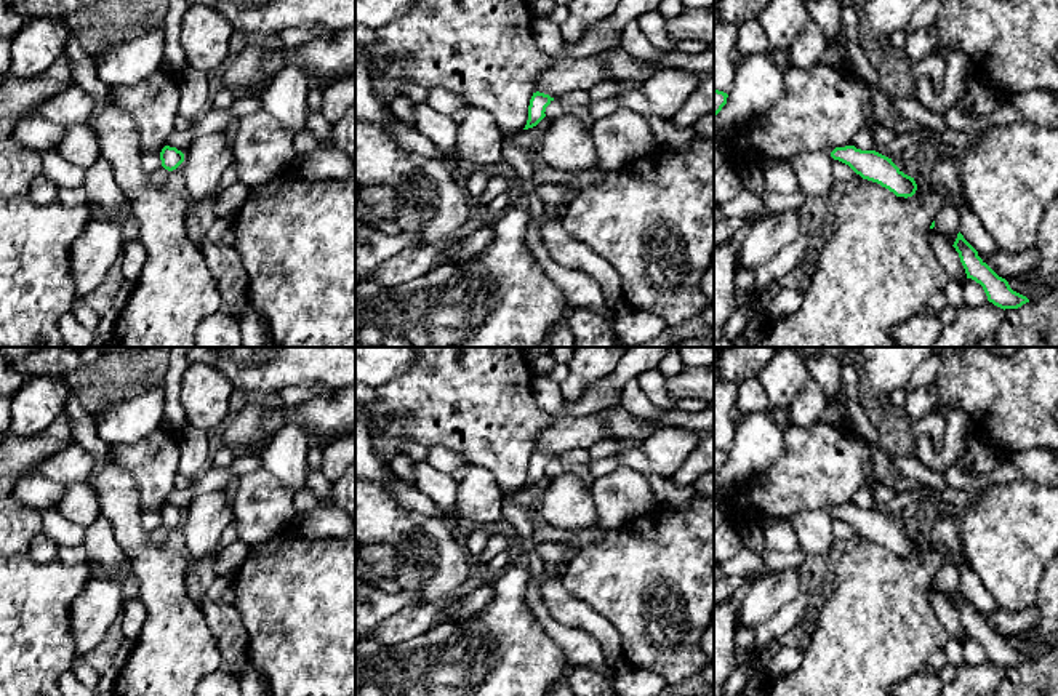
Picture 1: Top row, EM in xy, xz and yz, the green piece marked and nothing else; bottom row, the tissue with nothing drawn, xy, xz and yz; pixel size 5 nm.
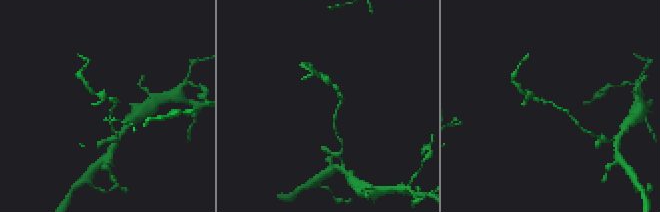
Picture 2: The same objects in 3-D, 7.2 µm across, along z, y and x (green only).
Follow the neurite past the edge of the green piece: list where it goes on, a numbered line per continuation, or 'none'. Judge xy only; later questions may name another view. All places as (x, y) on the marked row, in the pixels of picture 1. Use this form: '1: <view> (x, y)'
none

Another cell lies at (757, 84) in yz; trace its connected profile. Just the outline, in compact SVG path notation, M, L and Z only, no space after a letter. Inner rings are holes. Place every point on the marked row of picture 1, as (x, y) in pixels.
M765 53L746 58L736 69L727 104L714 117L714 138L727 141L747 120L765 114L786 93L786 74Z

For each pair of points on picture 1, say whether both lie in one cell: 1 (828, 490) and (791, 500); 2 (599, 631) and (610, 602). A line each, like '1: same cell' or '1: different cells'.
1: same cell
2: different cells

